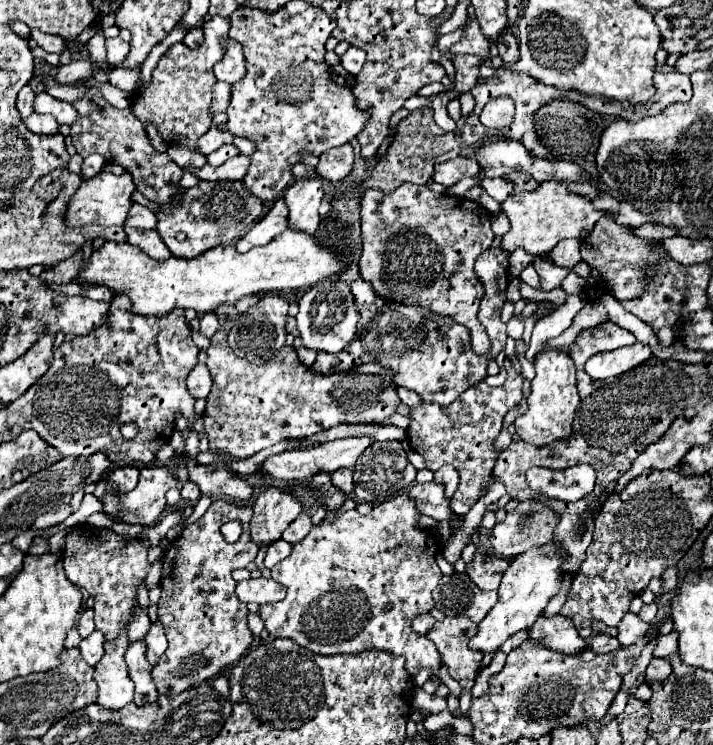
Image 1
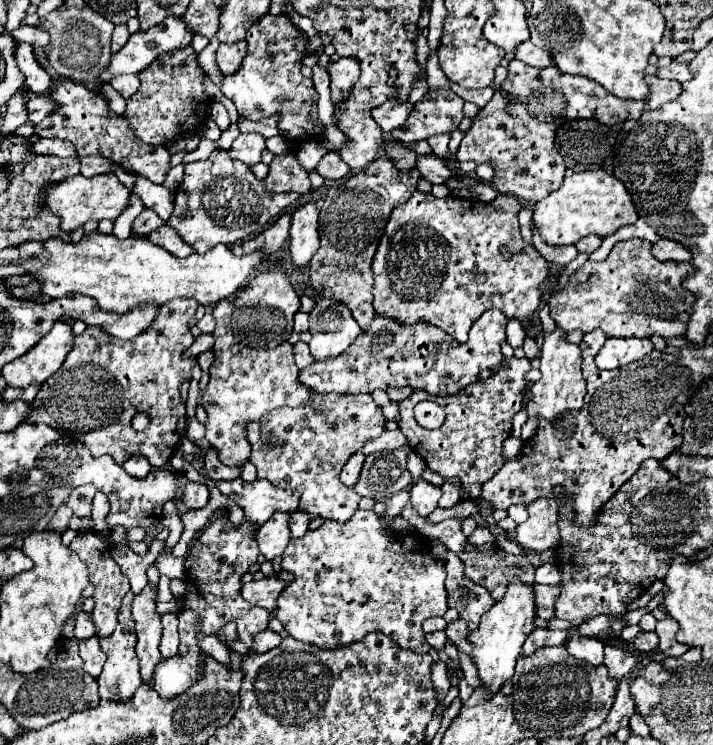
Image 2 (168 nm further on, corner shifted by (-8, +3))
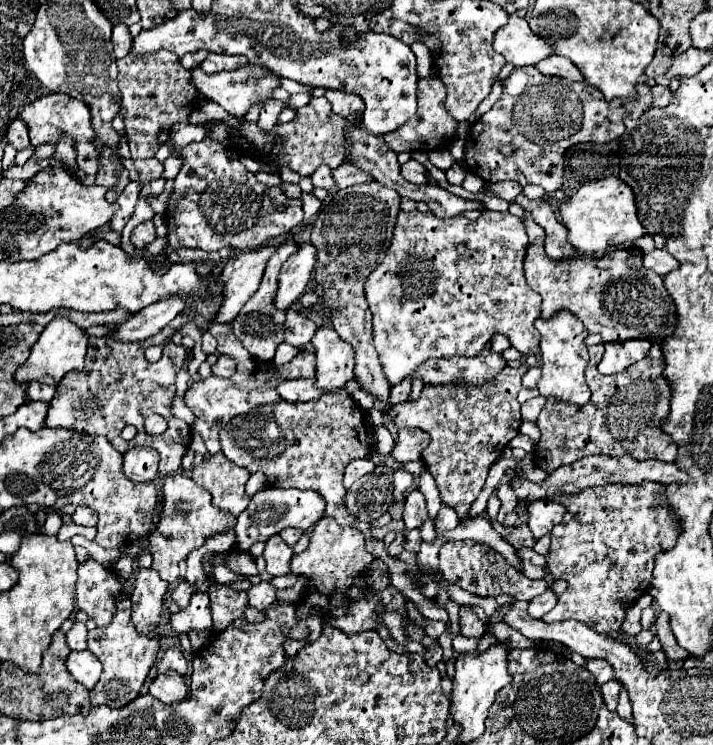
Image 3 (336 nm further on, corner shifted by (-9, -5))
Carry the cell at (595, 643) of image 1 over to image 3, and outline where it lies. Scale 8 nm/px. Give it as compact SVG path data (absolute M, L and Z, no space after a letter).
M611 679L601 687L601 693L603 693L605 707L609 711L615 711L617 709L617 701L619 701L619 693L621 693L621 683L617 679Z

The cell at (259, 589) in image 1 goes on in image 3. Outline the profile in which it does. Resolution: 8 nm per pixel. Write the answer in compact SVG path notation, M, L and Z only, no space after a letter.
M261 581L259 585L253 585L249 591L249 605L255 607L257 611L267 611L269 605L275 603L275 587L271 583Z

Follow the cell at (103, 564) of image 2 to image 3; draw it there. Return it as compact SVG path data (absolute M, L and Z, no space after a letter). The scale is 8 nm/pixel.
M91 557L79 565L77 607L83 609L97 623L97 627L109 625L121 595L123 585L115 571L103 567Z

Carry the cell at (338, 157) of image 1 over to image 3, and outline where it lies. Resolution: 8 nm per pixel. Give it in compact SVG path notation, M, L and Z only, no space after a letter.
M319 167L313 175L311 175L311 181L315 187L323 187L323 189L331 189L333 187L333 175L331 175L331 169L329 167Z

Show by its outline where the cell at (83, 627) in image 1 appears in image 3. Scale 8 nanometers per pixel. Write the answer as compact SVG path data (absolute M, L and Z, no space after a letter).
M75 623L71 627L71 631L67 633L67 645L73 649L73 651L83 651L87 649L87 627L85 623Z

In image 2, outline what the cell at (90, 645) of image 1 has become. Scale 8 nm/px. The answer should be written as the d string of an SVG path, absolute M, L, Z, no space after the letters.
M92 637L92 639L78 641L78 651L80 651L80 657L84 661L84 671L90 673L92 677L98 677L102 667L104 667L104 661L106 661L104 651L98 645L98 639Z

